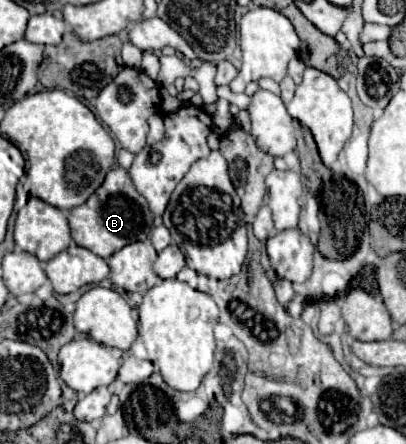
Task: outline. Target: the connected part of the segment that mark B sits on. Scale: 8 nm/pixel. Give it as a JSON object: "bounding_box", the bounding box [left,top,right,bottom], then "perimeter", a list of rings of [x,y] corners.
{"bounding_box":[69,167,153,259],"perimeter":[[[113,167],[103,185],[79,207],[75,207],[69,213],[69,225],[71,225],[71,237],[77,245],[93,251],[95,255],[109,259],[113,251],[119,251],[121,247],[141,241],[143,233],[147,233],[153,225],[153,213],[149,209],[147,199],[137,193],[129,171],[123,167]]]}

